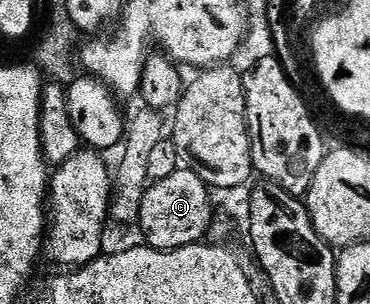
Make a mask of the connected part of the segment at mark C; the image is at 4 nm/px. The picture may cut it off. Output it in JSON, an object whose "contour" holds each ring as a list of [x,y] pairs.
{"contour":[[[179,168],[165,180],[153,182],[146,189],[138,214],[145,243],[156,250],[178,250],[180,247],[199,243],[211,220],[210,190],[197,171]]]}

